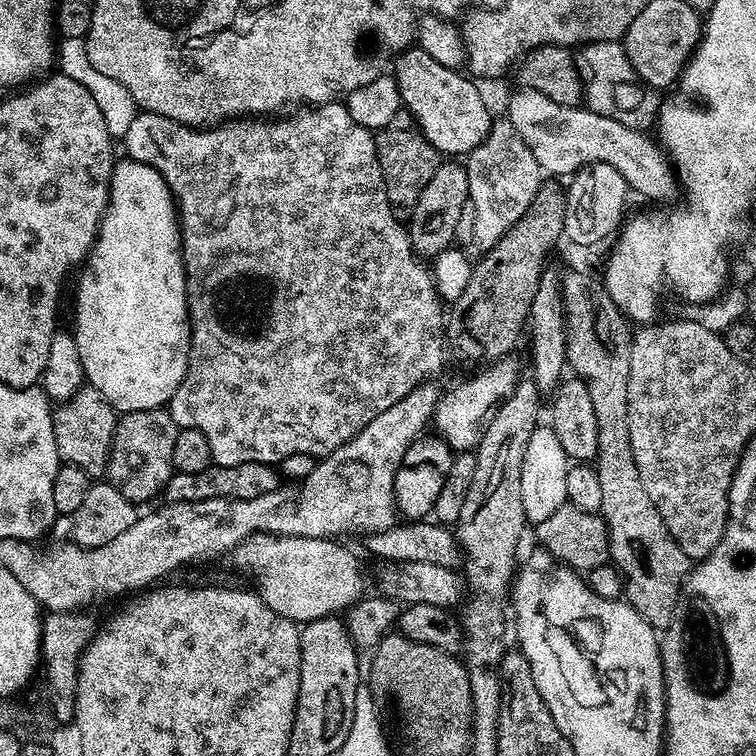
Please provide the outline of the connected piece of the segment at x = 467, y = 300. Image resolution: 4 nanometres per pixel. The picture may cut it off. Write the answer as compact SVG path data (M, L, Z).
M544 182L541 183L538 194L534 194L534 202L530 202L530 206L526 210L522 218L518 218L518 222L514 222L514 226L510 226L510 230L506 230L506 234L500 241L495 244L492 248L487 249L483 253L484 256L479 261L478 259L473 263L472 273L470 274L470 282L466 282L466 290L462 290L462 294L456 300L451 301L450 311L446 316L446 344L452 352L460 360L465 360L468 364L476 364L475 366L487 366L494 363L495 360L501 360L504 356L513 355L517 350L516 343L520 340L520 332L525 331L526 325L528 323L528 311L530 306L534 302L534 294L538 294L538 282L540 281L540 276L544 272L546 267L546 261L544 259L548 256L548 251L555 246L559 240L562 240L564 236L564 215L566 214L566 192L563 187L559 188L559 183L556 182Z

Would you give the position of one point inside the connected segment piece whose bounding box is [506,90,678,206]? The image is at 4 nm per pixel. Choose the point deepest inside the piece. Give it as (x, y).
(563, 140)

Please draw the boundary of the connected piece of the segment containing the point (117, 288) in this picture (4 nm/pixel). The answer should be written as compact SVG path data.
M131 158L117 159L112 165L112 180L108 184L108 209L100 219L100 235L92 243L86 263L79 273L80 285L76 288L76 328L74 335L78 342L78 355L82 357L82 370L85 381L106 398L111 408L117 413L137 412L138 410L154 410L164 408L178 390L188 365L188 351L192 341L192 328L188 324L188 299L186 298L186 278L184 277L184 254L180 243L180 222L175 200L168 184L158 174L158 170Z

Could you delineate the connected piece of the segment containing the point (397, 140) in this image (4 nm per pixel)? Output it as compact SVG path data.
M401 110L397 116L389 122L385 128L375 133L376 157L382 170L384 179L384 193L393 209L411 210L418 202L418 194L426 190L426 182L434 178L434 170L438 163L438 153L420 129L416 126L411 114L407 110Z

